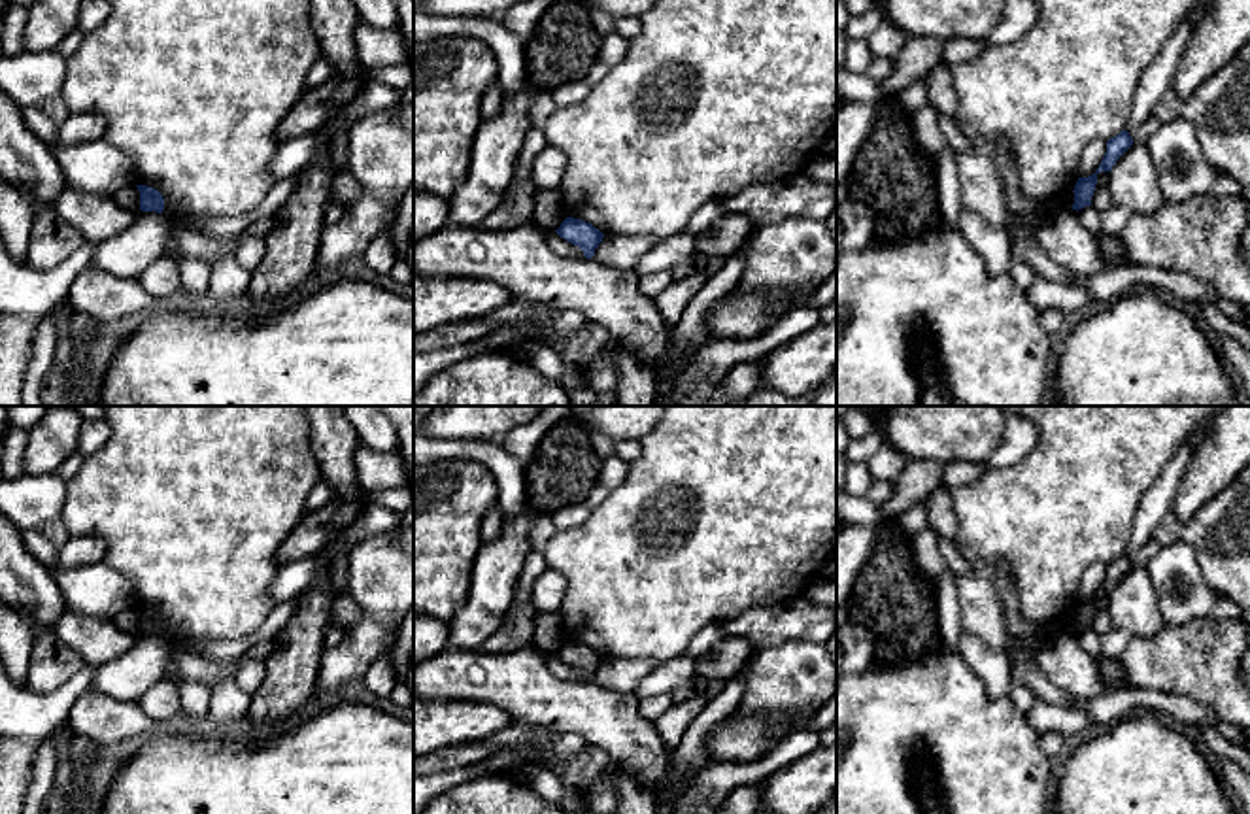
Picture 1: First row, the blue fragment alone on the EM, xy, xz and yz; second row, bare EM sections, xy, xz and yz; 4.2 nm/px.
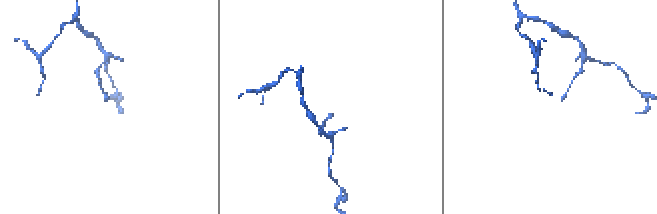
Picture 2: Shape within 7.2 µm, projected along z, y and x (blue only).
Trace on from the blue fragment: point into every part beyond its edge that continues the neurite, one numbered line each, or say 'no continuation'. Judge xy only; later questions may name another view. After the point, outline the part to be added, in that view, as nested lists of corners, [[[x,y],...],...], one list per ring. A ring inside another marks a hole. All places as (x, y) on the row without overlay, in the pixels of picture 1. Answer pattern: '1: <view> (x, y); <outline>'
no continuation

